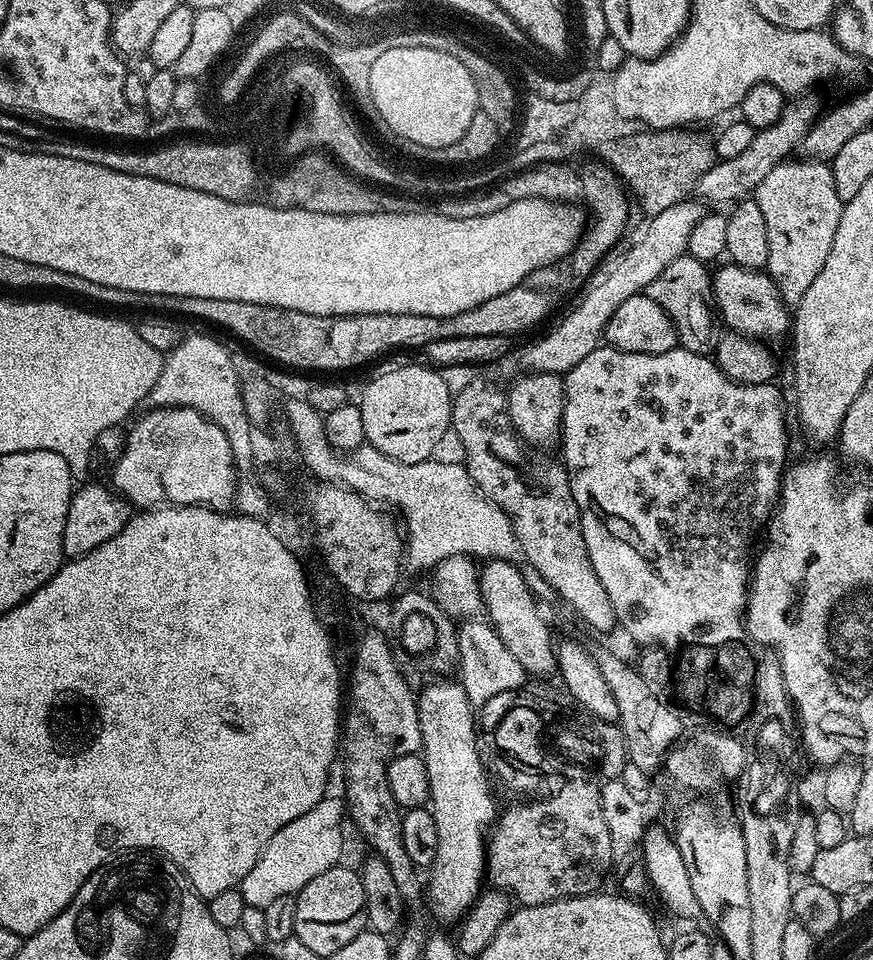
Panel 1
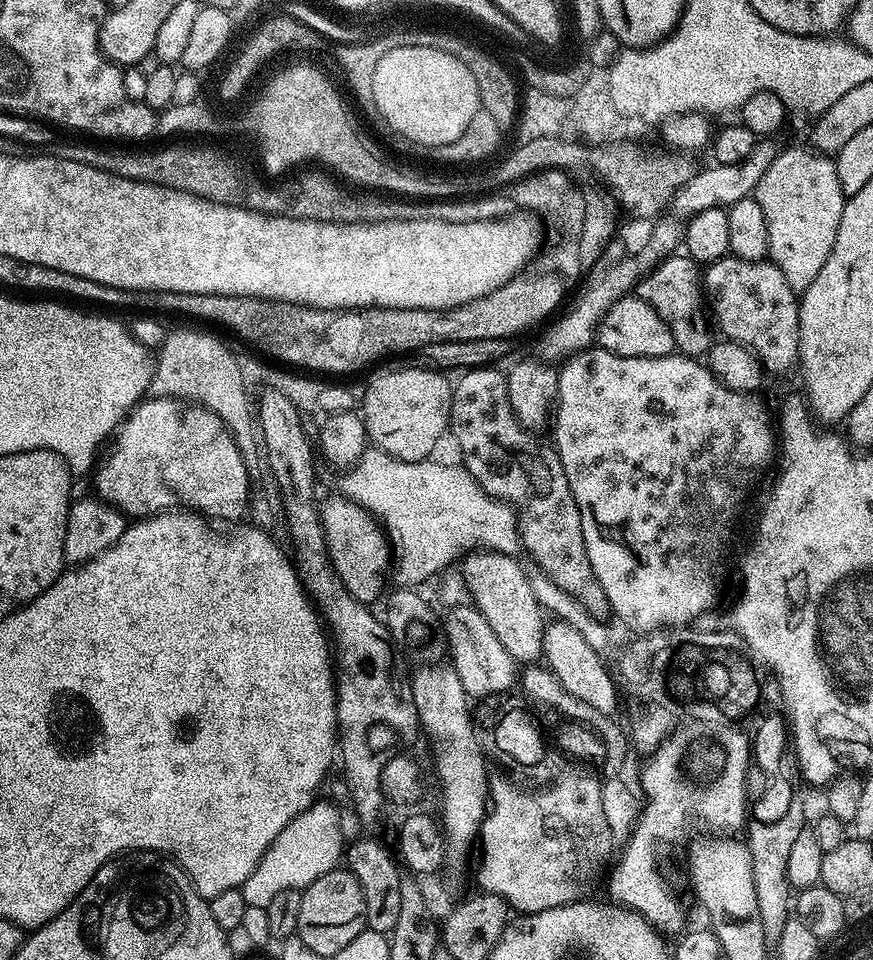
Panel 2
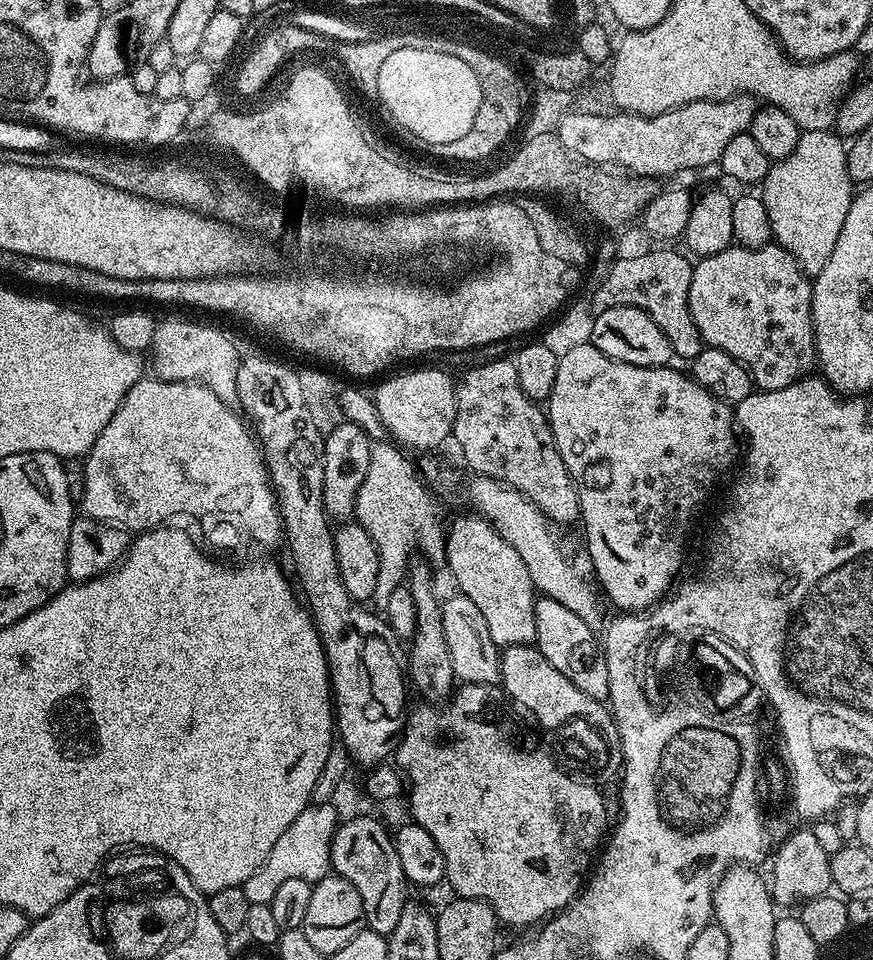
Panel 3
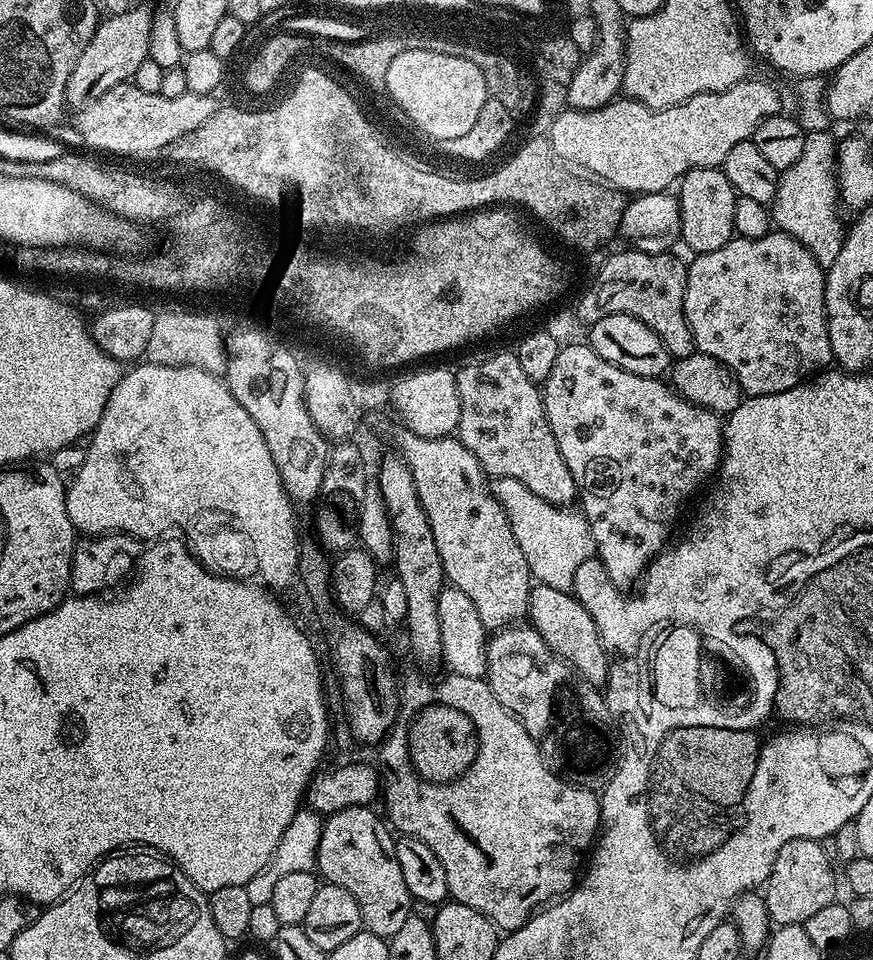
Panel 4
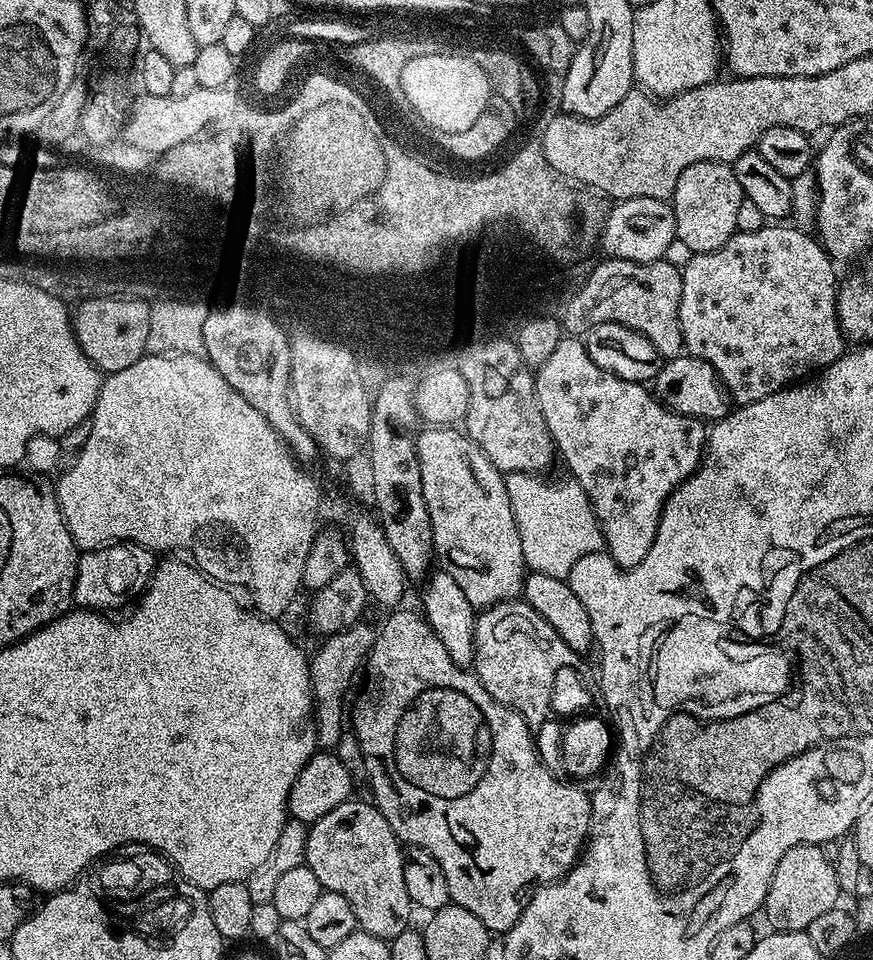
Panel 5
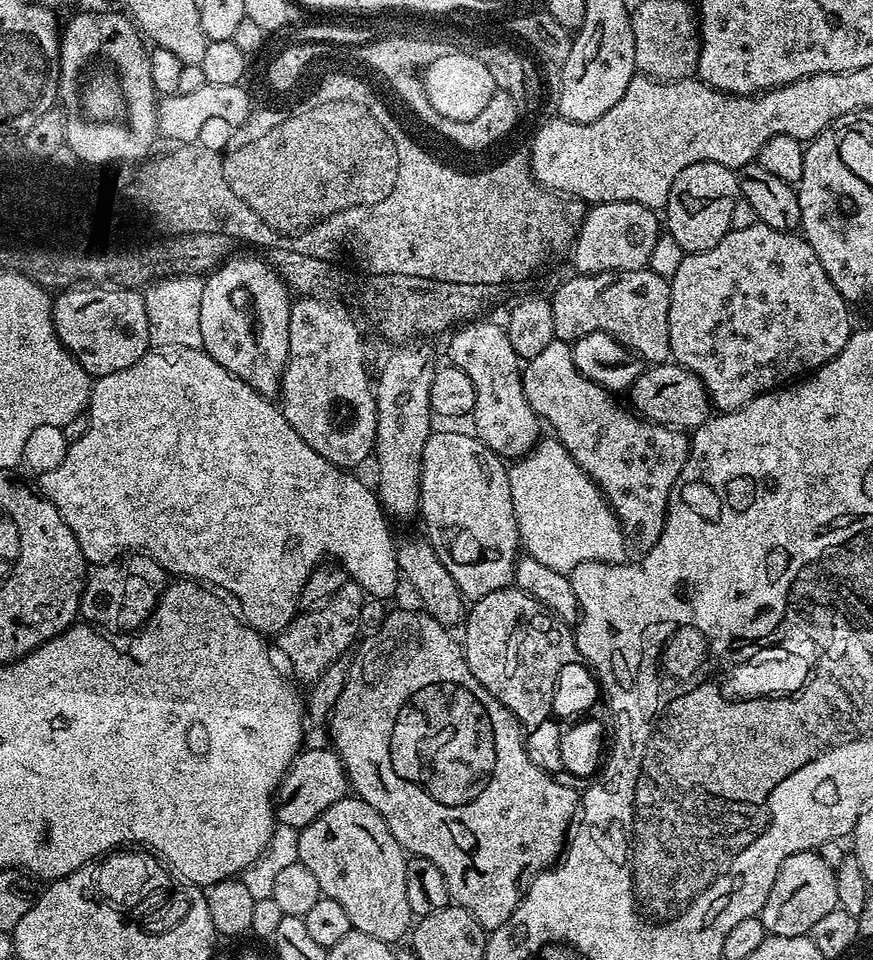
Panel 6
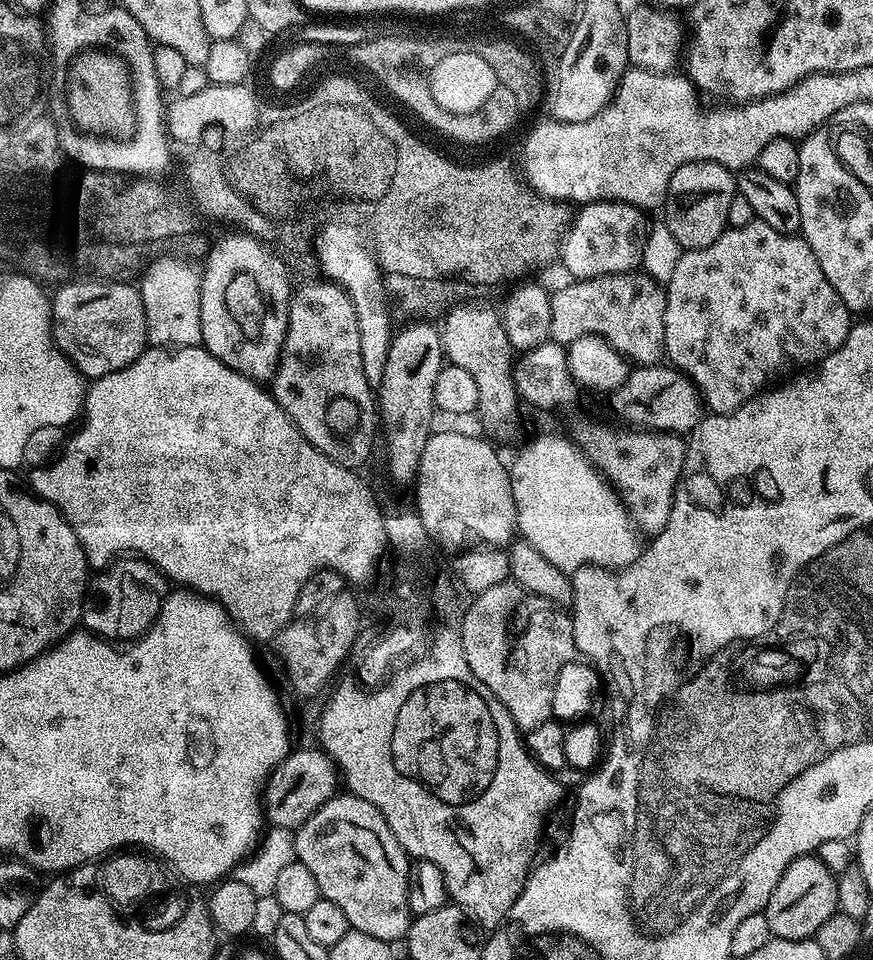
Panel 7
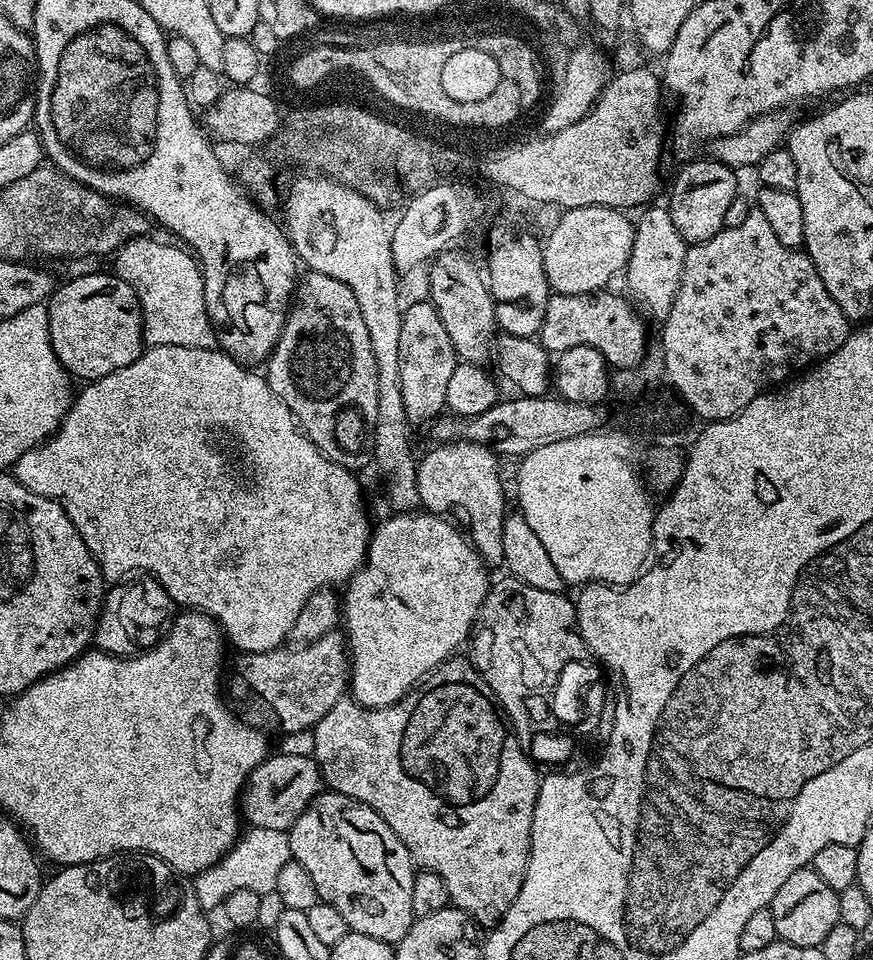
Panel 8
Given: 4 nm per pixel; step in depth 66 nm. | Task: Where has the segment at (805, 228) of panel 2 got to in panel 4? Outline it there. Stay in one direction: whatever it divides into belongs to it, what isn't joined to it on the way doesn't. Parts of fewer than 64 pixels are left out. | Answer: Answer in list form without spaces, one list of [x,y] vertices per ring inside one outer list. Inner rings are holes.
[[[822,130],[805,135],[802,156],[781,173],[776,196],[772,203],[773,223],[781,231],[802,242],[814,254],[815,260],[826,270],[838,256],[846,235],[844,225],[842,226],[838,216],[838,210],[840,211],[839,183],[836,173],[838,152],[836,156],[836,142],[830,133],[831,131]]]

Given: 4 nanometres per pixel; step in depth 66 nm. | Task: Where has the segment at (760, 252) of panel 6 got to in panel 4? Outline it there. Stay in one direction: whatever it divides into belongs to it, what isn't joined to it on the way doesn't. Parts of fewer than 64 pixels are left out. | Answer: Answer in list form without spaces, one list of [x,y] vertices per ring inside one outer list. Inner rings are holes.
[[[771,230],[764,237],[748,238],[737,235],[726,246],[718,246],[718,250],[710,250],[697,254],[688,265],[686,278],[686,298],[684,299],[684,313],[686,322],[690,326],[690,334],[694,334],[697,352],[710,354],[710,358],[718,358],[736,376],[740,383],[741,393],[745,397],[765,396],[778,394],[782,390],[790,390],[794,386],[805,383],[813,374],[827,369],[833,363],[834,357],[830,346],[828,333],[828,315],[826,314],[826,282],[824,281],[826,269],[815,260],[814,254],[794,237],[781,230]]]

